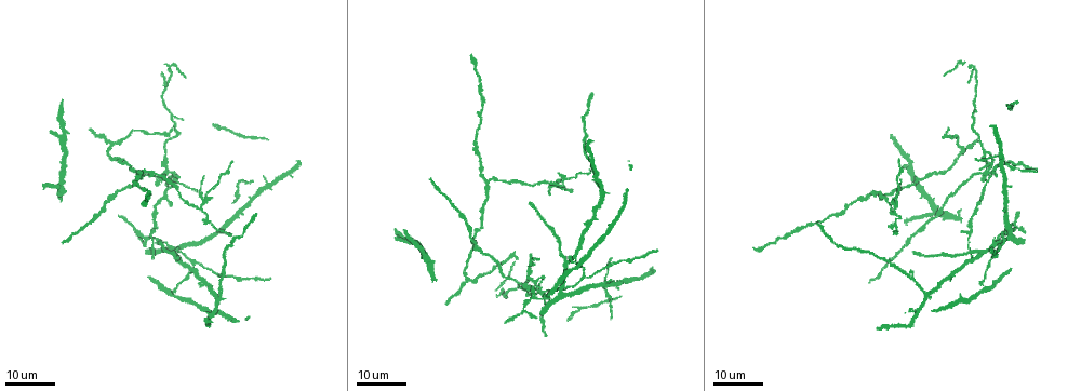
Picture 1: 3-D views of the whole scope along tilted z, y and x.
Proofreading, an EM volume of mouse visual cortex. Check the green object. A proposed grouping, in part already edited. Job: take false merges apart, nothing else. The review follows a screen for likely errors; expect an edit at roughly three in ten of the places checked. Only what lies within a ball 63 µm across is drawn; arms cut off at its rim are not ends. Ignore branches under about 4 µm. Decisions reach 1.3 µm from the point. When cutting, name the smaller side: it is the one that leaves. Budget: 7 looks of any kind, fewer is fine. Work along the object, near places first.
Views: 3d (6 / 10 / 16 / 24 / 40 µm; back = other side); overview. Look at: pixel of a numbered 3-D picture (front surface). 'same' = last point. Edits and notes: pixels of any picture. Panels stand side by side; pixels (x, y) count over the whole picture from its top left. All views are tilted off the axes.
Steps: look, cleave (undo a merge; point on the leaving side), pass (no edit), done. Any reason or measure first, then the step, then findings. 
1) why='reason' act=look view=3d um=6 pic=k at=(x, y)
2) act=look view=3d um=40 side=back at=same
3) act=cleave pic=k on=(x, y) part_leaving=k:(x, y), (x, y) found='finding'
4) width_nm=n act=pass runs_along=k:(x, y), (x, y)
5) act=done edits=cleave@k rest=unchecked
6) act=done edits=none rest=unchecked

why='small branch off a trunk' act=look view=3d um=16 pic=1 at=(559, 291)

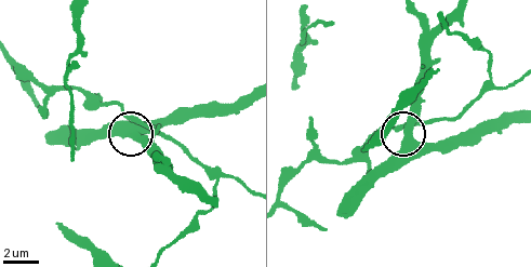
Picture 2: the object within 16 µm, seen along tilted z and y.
why='zoom in' act=look view=3d um=6 pic=2 at=(405, 130)

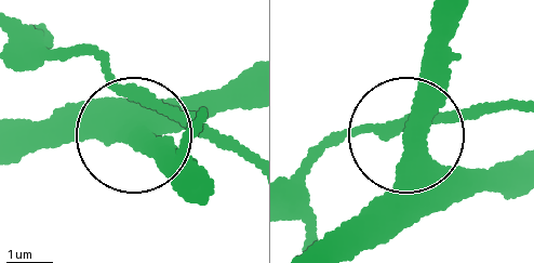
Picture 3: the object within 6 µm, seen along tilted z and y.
side_arm_um=48 act=pass runs_along=3:(458, 20), (452, 81), (408, 132), (492, 104) found='continuous, no second neuron'

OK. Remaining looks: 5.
why='a fork' act=look view=3d um=24 pic=1 at=(193, 264)

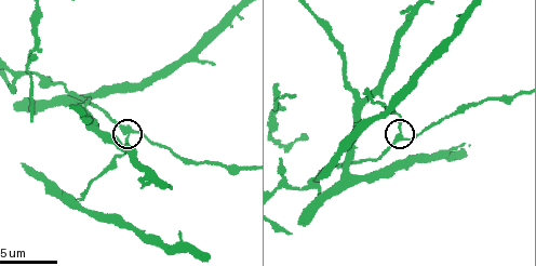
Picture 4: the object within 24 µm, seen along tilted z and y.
act=look view=3d um=6 pic=4 at=(400, 135)

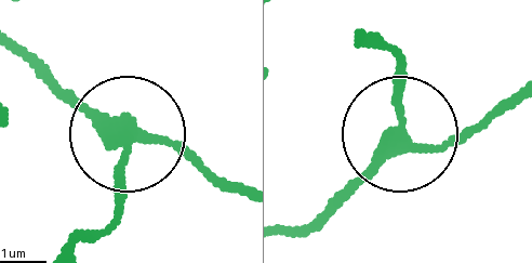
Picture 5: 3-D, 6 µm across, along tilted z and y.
width_nm=230 act=cleave pic=5 on=(119, 192) part_leaving=5:(123, 144), (110, 220), (71, 250) found='a second neuron is stuck on'

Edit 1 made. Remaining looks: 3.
act=done edits=cleave@5 rest=unchecked

